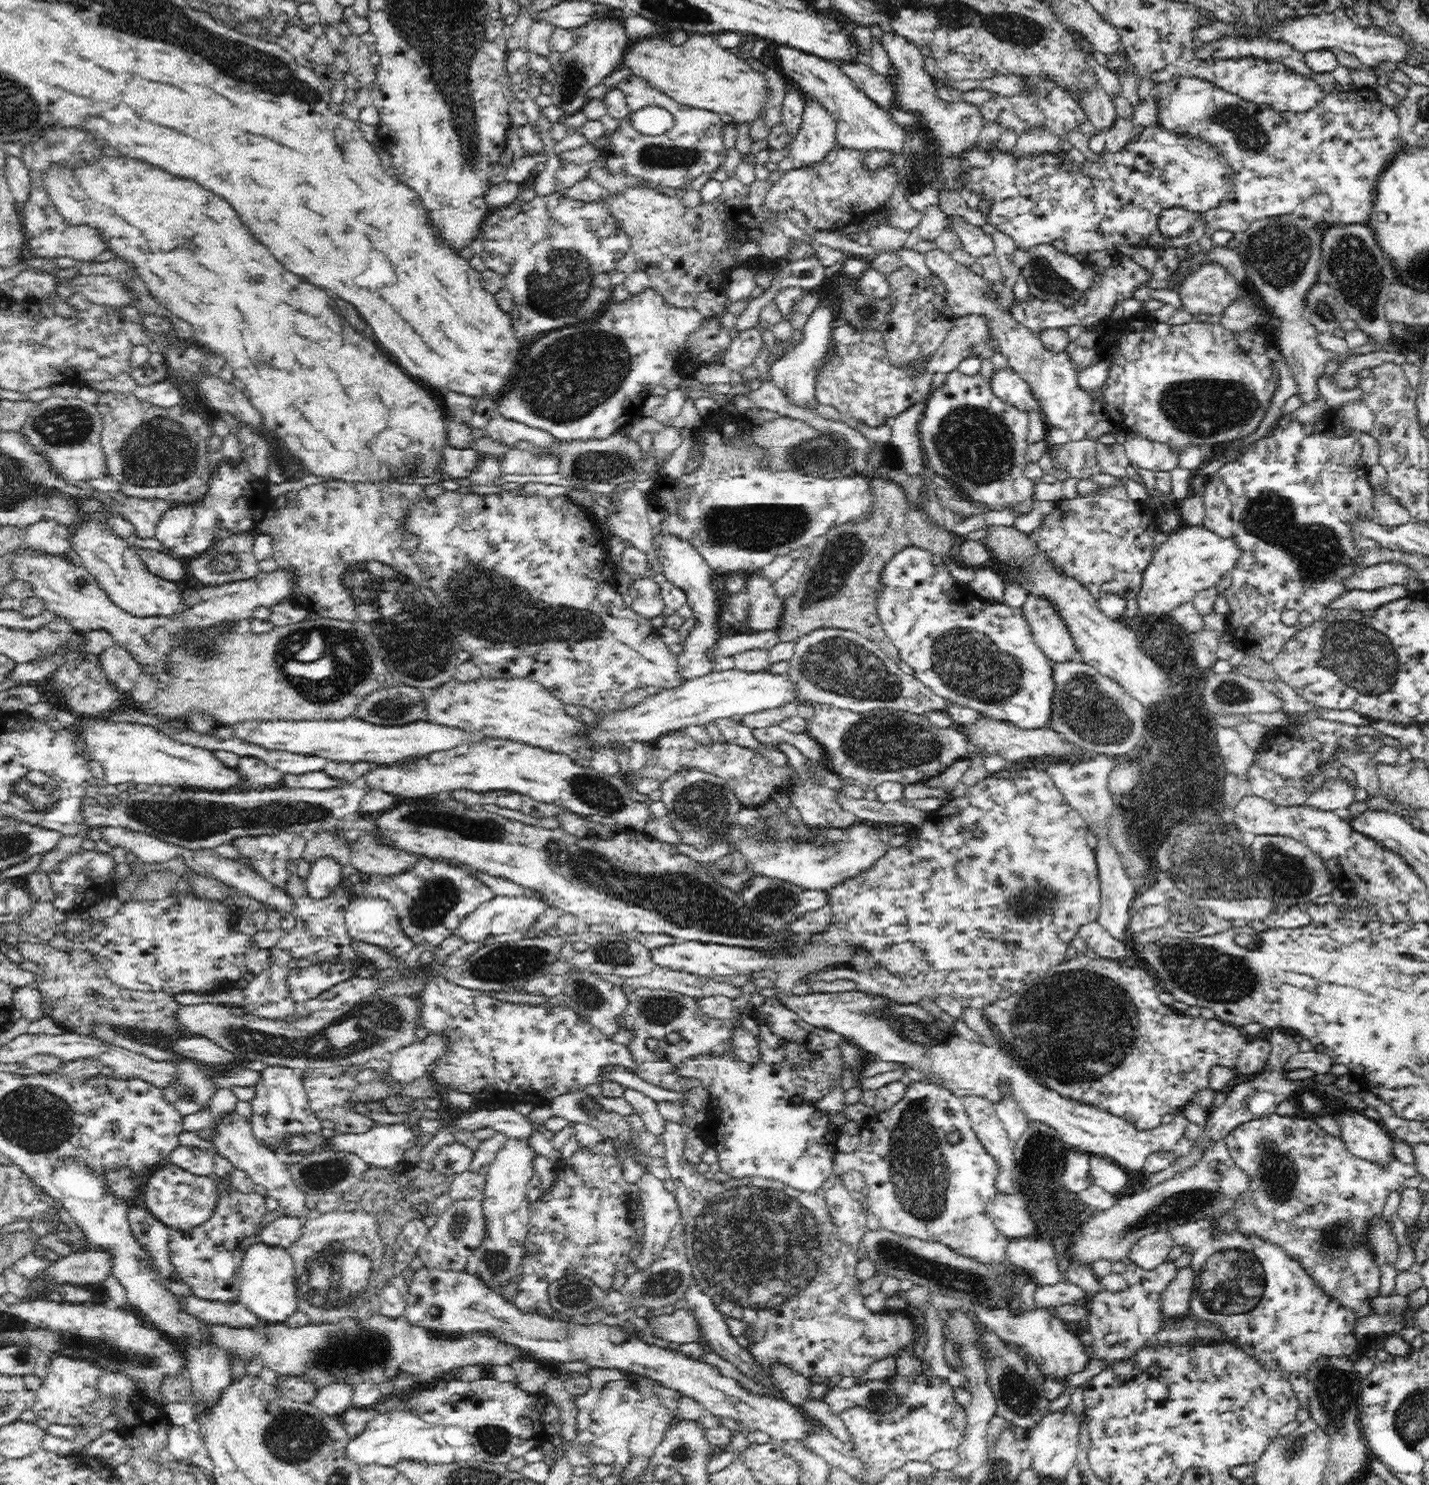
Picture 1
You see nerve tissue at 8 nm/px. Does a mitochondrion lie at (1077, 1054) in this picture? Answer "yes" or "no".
yes

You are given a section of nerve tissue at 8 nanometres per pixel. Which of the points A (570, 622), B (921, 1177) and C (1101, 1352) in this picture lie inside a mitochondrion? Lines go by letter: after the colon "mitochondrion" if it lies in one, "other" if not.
A: mitochondrion
B: mitochondrion
C: other

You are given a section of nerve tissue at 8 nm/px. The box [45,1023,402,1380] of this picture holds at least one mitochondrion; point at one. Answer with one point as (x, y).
(336, 1278)

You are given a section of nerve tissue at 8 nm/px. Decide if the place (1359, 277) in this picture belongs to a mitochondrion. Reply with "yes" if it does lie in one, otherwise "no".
yes

